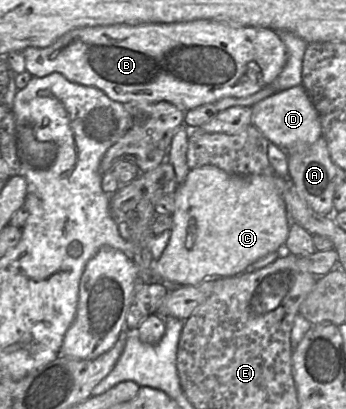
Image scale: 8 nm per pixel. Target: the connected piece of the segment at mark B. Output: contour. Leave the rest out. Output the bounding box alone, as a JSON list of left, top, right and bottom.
[22,20,287,111]

